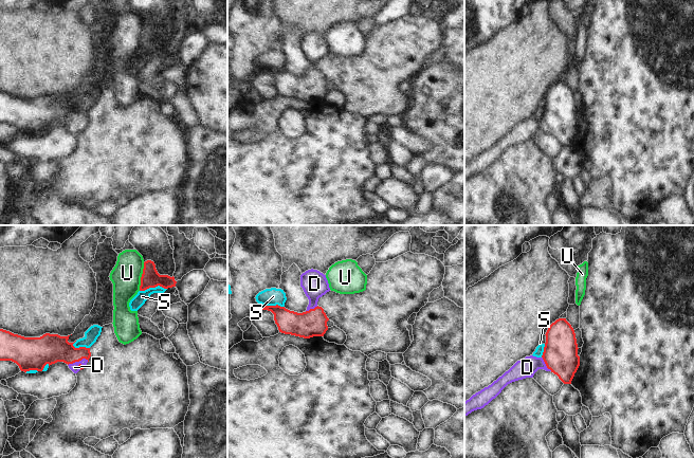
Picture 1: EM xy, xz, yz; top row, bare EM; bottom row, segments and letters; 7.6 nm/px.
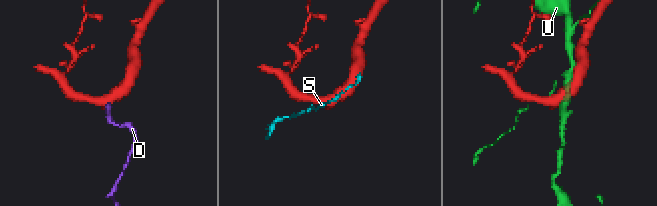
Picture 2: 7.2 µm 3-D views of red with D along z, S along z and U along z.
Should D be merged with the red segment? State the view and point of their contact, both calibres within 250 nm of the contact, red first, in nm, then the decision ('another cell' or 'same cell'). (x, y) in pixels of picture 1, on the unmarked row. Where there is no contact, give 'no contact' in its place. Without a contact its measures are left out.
xy (77, 124) | 220/70 nm | same cell

